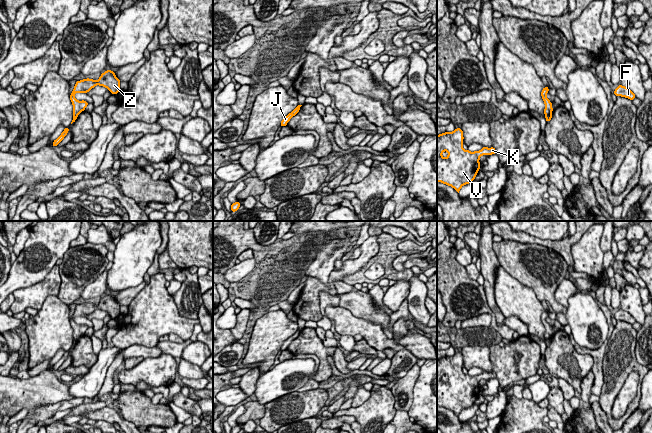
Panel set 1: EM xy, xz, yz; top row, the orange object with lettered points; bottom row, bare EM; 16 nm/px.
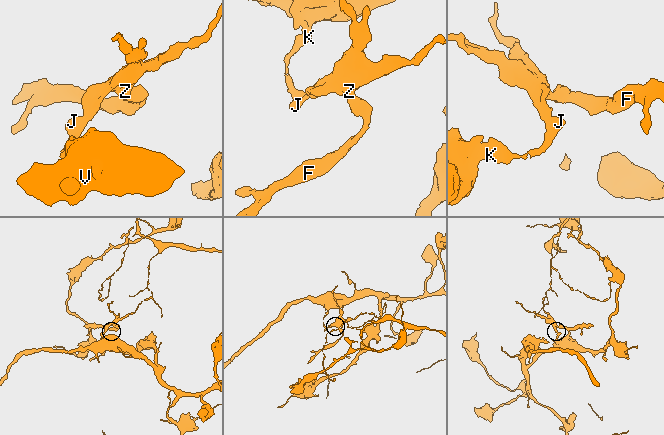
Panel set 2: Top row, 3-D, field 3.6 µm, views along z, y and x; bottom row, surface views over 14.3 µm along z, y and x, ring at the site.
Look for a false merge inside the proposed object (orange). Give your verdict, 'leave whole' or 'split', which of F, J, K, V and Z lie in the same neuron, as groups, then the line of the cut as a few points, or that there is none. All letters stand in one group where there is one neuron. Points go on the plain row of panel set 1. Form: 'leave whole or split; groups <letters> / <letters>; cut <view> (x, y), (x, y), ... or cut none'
split; groups F Z / J K V; cut yz (550, 336), (545, 340)

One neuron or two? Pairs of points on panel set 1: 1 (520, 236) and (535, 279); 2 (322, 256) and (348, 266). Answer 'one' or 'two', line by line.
1: two
2: two

